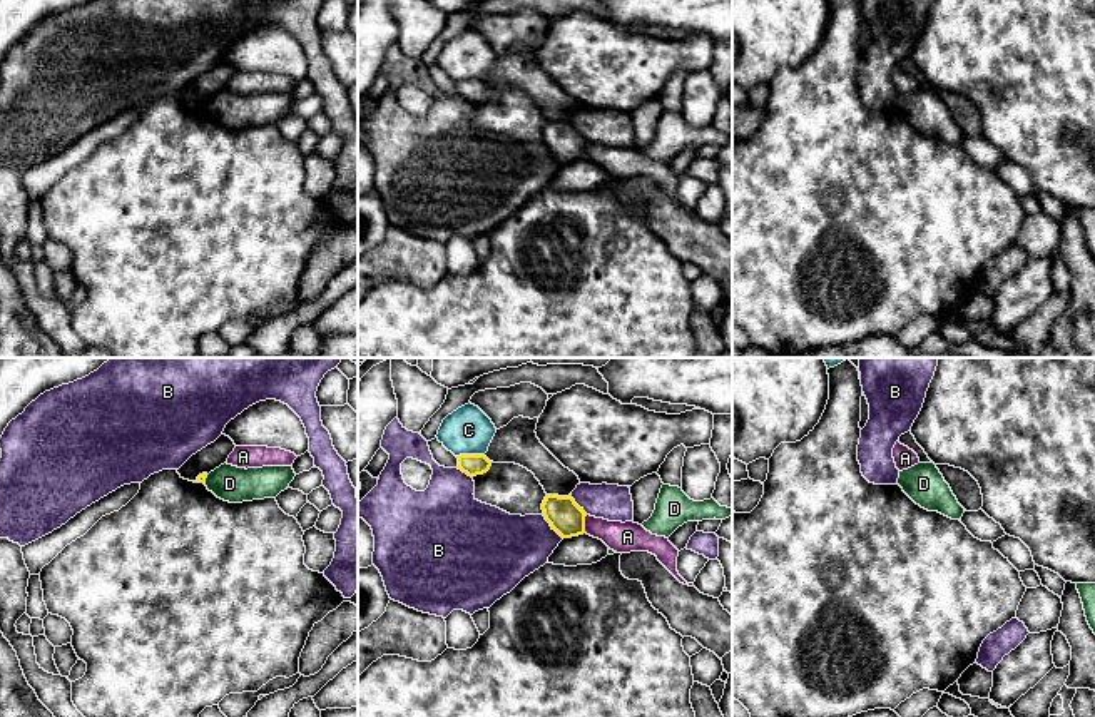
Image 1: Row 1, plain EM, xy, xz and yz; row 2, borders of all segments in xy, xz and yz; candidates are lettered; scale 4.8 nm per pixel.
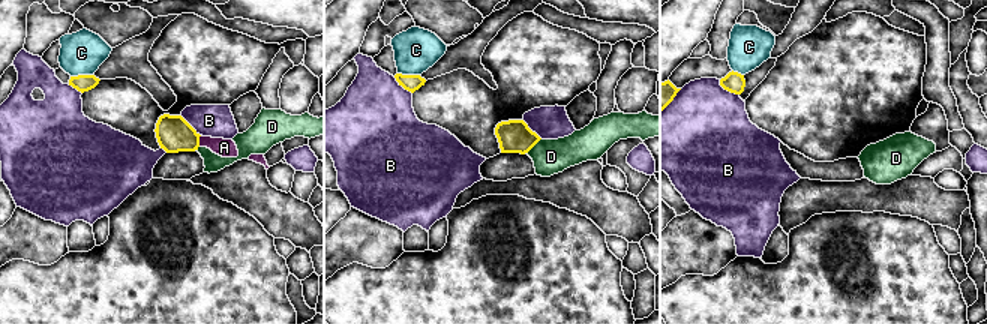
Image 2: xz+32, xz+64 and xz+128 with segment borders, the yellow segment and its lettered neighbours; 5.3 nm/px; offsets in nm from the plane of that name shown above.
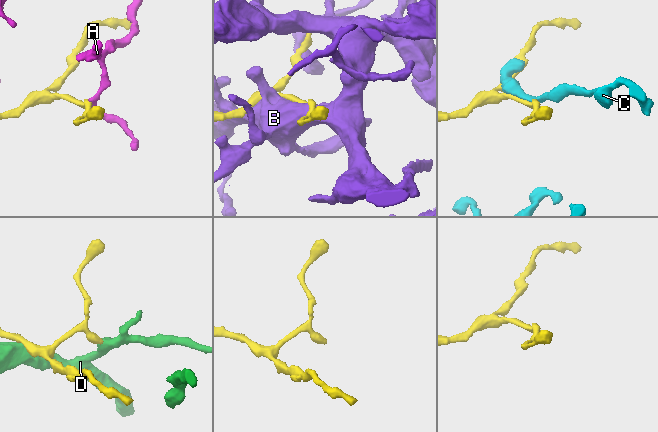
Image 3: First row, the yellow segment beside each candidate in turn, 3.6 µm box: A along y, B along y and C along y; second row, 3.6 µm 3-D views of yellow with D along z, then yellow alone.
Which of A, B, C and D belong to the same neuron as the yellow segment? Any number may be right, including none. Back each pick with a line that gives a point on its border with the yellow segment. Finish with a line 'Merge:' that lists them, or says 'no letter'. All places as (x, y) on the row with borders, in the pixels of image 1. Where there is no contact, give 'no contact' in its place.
Merge: no letter

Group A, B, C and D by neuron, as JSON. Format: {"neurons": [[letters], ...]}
{"neurons": [["A"], ["B"], ["C"], ["D"]]}

